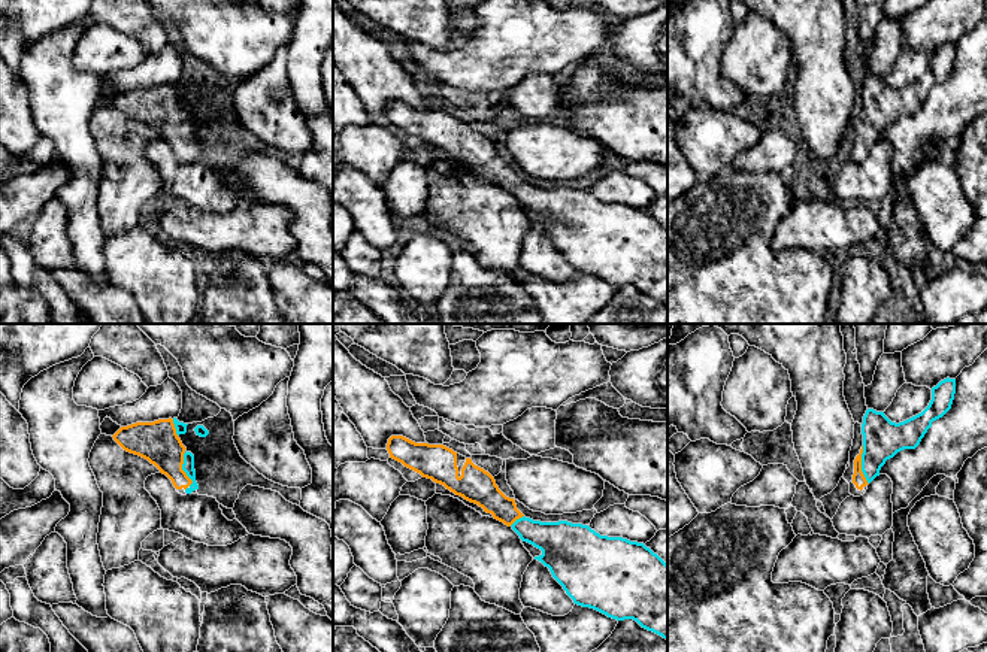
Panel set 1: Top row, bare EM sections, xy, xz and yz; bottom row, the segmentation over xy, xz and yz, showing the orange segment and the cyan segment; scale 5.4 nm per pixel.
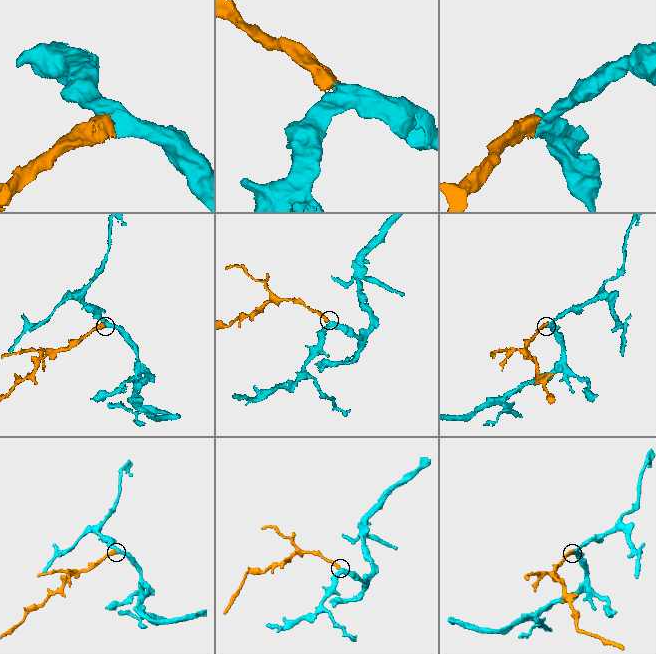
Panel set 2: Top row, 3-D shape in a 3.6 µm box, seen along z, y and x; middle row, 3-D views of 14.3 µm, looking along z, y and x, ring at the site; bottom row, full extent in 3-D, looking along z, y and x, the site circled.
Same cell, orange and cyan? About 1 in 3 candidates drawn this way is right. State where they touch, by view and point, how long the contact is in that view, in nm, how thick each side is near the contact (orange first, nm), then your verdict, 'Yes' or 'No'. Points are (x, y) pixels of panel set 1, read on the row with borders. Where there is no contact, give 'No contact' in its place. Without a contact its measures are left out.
Touches orange at xy (182, 470). Shared border 220 nm. Thickness 220 nm (orange) against 60 nm. Yes

